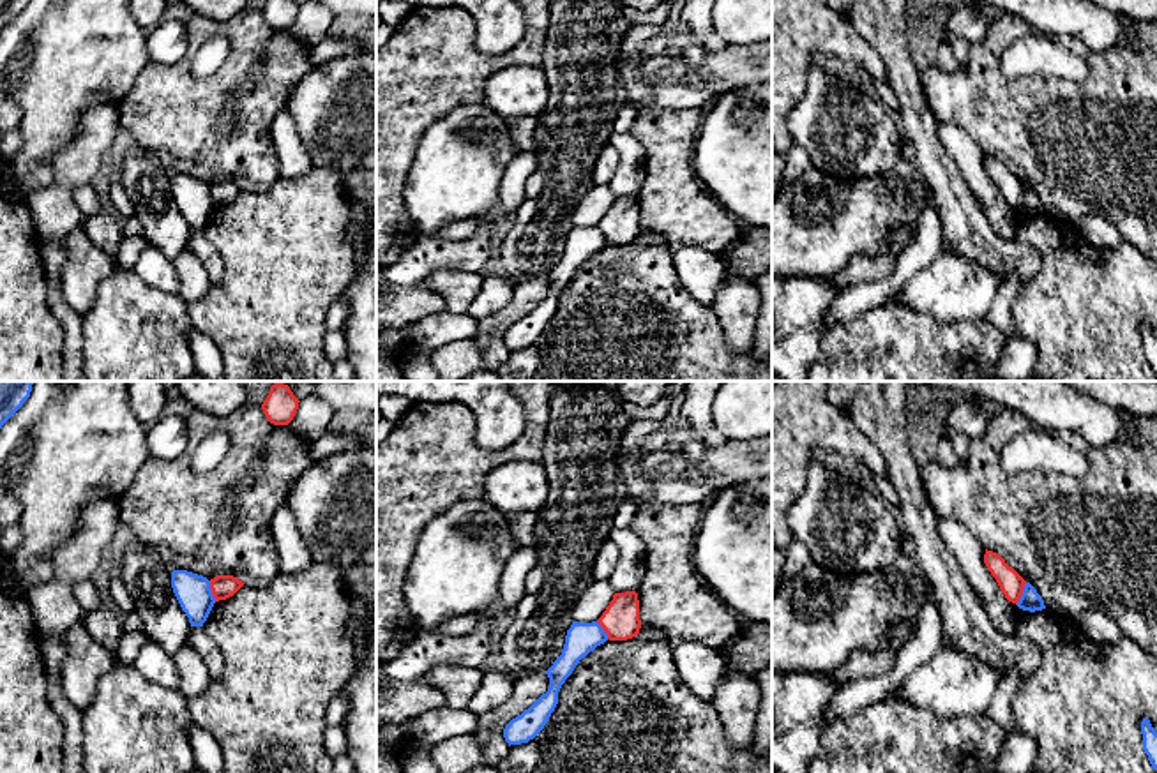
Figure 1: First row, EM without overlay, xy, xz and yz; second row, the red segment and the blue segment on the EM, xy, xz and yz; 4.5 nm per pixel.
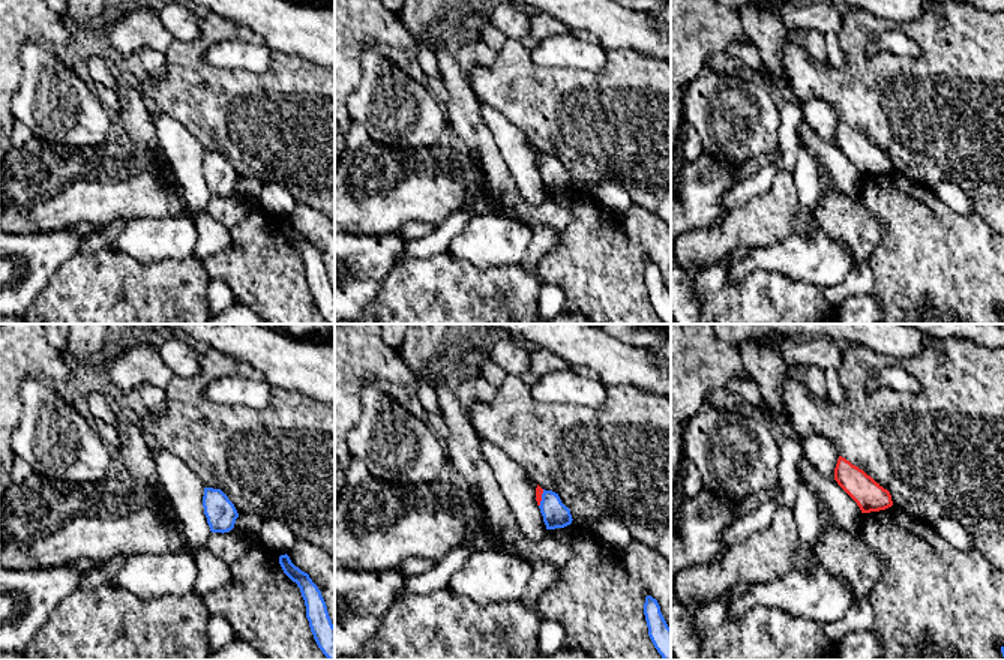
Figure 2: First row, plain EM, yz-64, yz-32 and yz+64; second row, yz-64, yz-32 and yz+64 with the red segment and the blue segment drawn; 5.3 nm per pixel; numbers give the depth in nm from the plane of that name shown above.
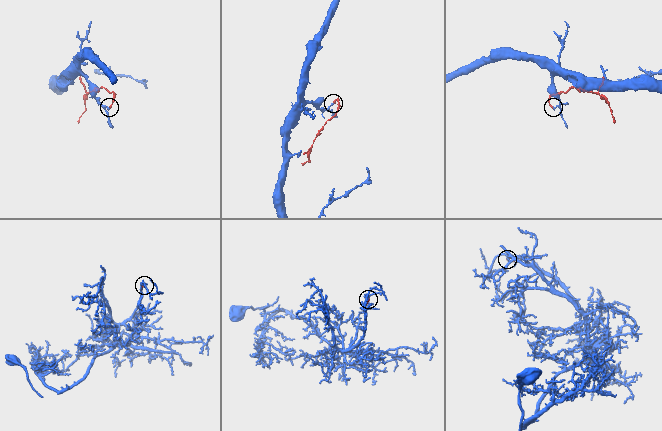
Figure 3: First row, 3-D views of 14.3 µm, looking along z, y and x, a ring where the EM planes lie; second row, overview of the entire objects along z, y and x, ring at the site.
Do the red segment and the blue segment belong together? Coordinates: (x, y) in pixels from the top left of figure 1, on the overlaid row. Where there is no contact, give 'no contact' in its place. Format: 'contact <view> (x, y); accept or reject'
contact yz (1021, 593); reject

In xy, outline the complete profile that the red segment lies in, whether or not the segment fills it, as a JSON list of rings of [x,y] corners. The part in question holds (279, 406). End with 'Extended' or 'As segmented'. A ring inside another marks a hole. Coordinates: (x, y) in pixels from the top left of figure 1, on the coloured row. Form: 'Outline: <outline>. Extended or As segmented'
Outline: [[[276,383],[270,386],[261,409],[270,424],[288,425],[299,409],[299,402],[288,385]]]. As segmented

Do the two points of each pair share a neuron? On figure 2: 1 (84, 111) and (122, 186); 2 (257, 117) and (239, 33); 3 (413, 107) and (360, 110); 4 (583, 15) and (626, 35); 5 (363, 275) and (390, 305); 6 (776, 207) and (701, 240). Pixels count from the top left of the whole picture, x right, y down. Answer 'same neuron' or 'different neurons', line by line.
1: different neurons
2: same neuron
3: same neuron
4: same neuron
5: different neurons
6: same neuron

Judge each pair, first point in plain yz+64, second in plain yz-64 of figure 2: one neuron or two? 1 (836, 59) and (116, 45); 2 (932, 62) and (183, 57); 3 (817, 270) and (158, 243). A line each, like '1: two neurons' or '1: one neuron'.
1: one neuron
2: one neuron
3: one neuron

